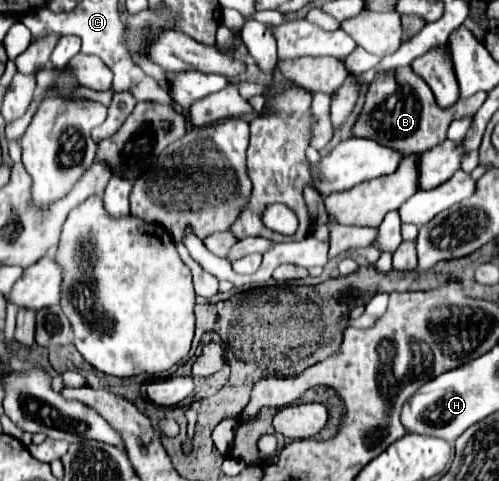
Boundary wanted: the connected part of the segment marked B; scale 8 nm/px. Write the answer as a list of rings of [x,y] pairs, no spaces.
[[[400,67],[388,73],[380,73],[366,89],[366,101],[364,107],[352,127],[354,137],[364,137],[378,141],[380,145],[386,145],[402,157],[418,151],[426,151],[446,139],[446,131],[452,121],[470,117],[478,111],[482,105],[482,95],[472,95],[470,99],[458,99],[452,107],[448,109],[438,109],[438,103],[428,89],[426,81],[418,77],[410,67]]]

